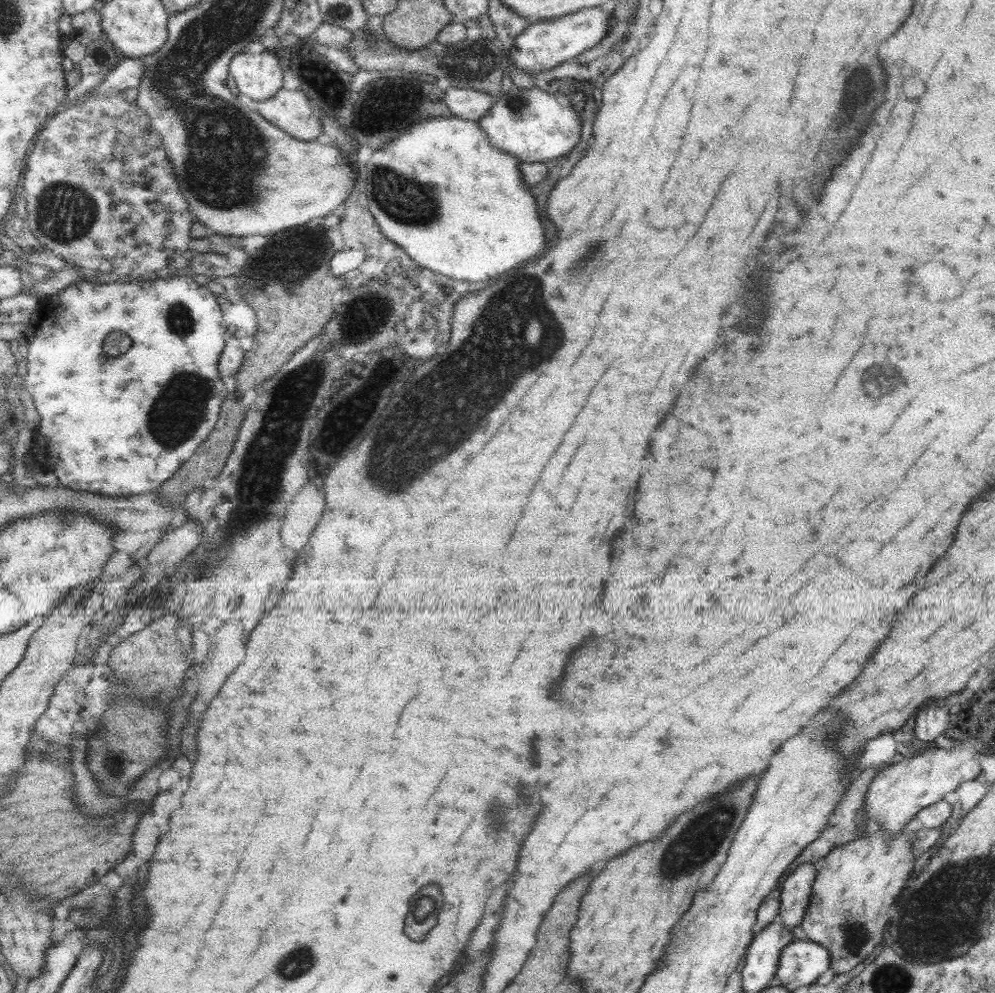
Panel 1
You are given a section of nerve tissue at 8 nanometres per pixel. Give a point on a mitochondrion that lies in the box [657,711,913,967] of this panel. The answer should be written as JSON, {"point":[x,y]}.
{"point":[854,934]}

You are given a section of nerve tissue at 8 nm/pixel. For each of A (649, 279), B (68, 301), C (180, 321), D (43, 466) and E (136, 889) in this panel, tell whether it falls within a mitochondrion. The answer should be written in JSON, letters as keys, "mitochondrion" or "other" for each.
{"A":"other","B":"other","C":"mitochondrion","D":"other","E":"other"}

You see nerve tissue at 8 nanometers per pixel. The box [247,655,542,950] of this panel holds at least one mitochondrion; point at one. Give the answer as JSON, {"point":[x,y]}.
{"point":[426,903]}

